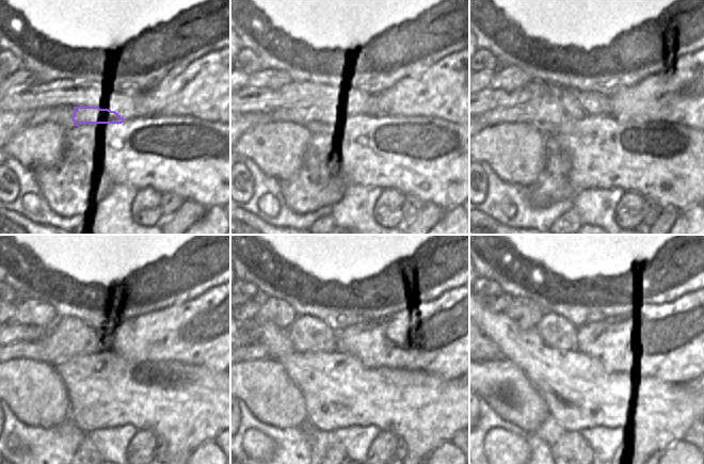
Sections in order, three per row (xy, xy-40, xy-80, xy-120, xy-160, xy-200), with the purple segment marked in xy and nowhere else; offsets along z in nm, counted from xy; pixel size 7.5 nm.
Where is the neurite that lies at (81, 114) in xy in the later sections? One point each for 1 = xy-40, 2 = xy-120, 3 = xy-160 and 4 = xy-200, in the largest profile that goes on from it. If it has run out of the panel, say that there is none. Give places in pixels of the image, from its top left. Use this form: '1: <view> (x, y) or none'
1: xy-40 (325, 111)
2: xy-120 (68, 337)
3: xy-160 (307, 334)
4: xy-200 (556, 332)

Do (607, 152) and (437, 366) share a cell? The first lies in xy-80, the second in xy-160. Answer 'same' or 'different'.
different

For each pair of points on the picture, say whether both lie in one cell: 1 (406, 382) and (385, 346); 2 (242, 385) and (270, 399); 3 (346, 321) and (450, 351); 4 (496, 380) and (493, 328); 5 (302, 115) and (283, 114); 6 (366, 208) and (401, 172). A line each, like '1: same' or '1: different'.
1: different
2: same
3: different
4: different
5: same
6: different

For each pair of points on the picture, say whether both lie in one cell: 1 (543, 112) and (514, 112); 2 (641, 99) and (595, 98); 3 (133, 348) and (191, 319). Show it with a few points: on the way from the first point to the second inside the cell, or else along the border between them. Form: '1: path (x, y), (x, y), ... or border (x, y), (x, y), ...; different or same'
1: path (536, 112), (522, 112); same
2: border (608, 96), (611, 114); different
3: path (147, 344), (177, 333); same

